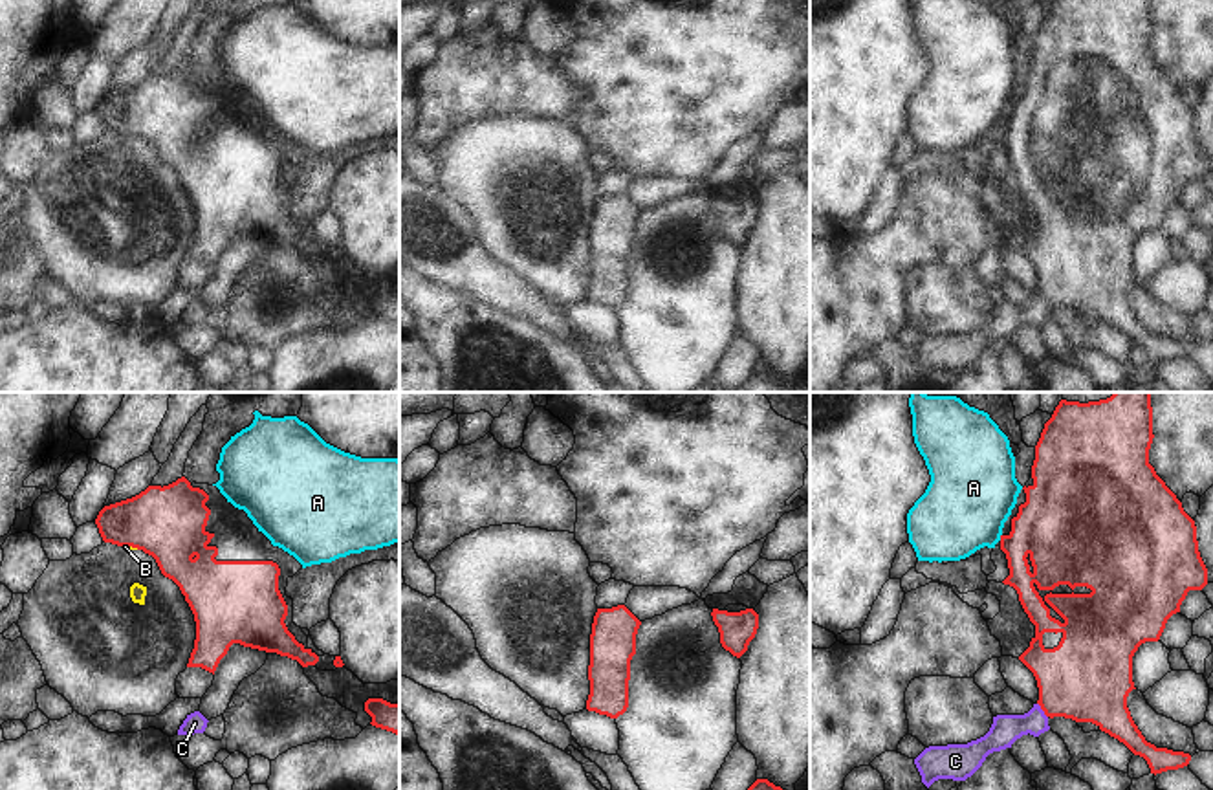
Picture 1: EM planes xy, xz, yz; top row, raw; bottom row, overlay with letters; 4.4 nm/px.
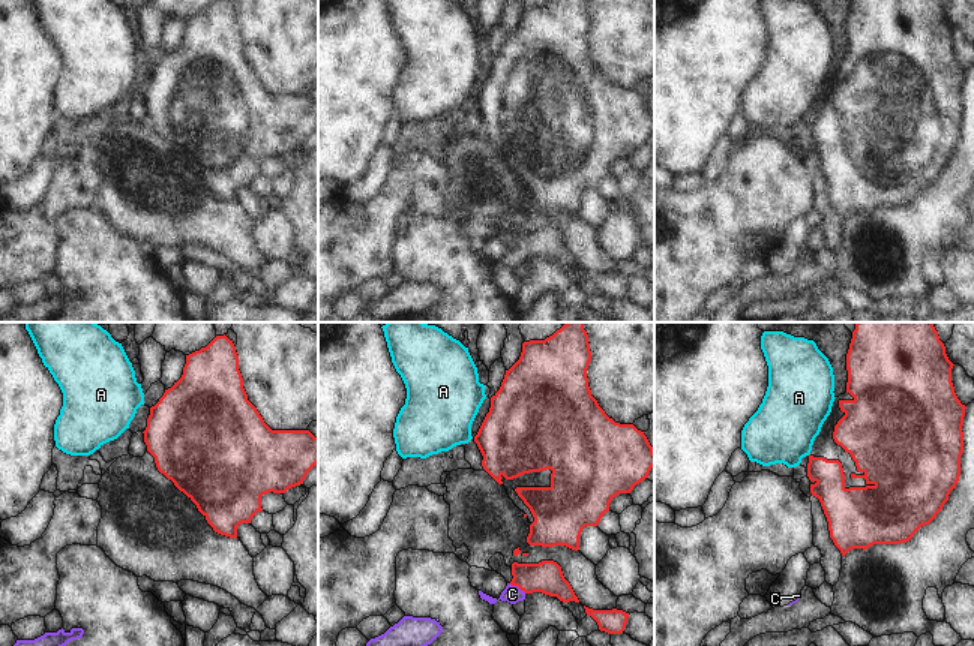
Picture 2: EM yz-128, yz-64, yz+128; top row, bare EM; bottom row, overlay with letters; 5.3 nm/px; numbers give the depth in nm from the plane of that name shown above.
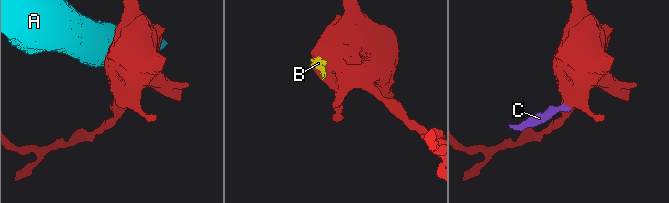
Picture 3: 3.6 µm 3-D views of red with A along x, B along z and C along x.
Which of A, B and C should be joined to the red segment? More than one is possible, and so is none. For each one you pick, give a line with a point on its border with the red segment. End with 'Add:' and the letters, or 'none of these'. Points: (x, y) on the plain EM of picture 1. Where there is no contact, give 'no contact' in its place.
C: meets red in yz at (1041, 297)
Add: C

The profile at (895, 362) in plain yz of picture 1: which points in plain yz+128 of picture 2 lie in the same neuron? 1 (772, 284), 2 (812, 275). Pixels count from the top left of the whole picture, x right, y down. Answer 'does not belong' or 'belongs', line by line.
1: belongs
2: belongs

